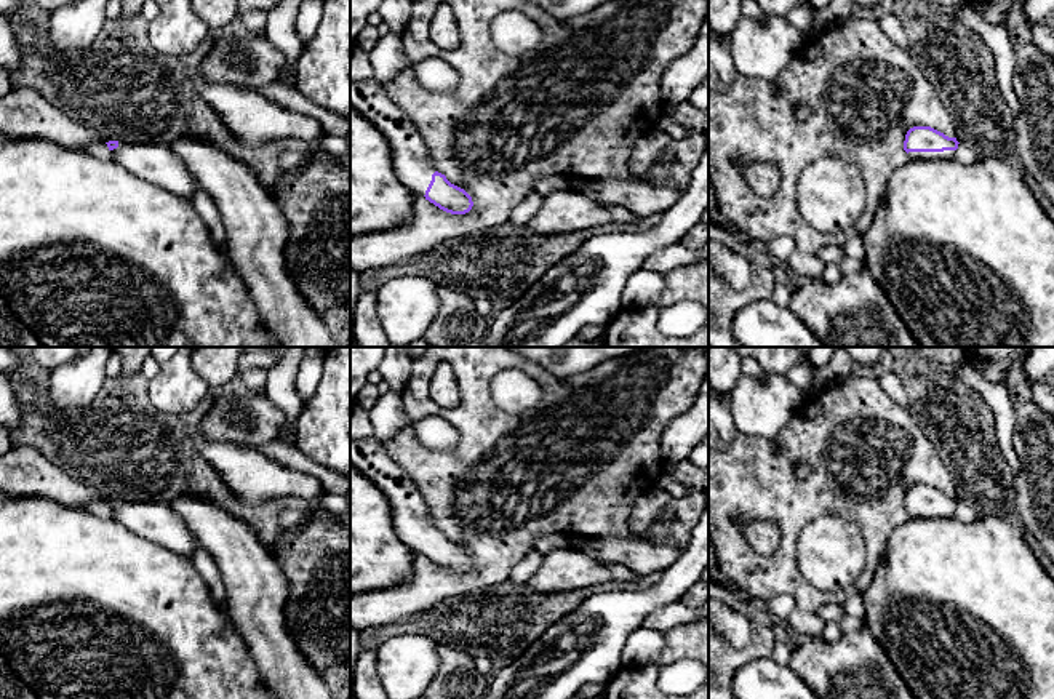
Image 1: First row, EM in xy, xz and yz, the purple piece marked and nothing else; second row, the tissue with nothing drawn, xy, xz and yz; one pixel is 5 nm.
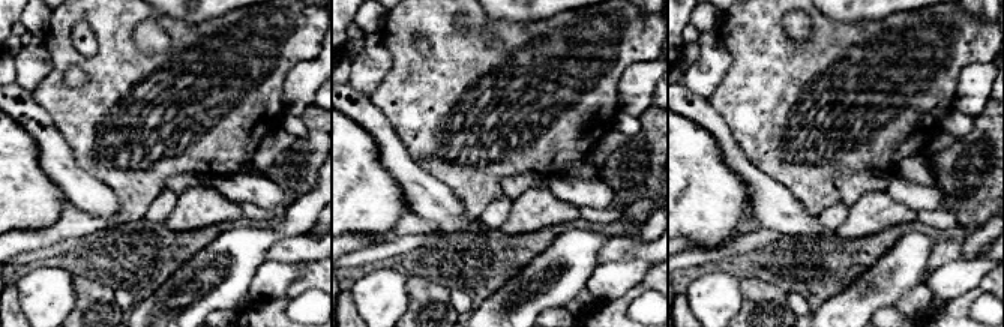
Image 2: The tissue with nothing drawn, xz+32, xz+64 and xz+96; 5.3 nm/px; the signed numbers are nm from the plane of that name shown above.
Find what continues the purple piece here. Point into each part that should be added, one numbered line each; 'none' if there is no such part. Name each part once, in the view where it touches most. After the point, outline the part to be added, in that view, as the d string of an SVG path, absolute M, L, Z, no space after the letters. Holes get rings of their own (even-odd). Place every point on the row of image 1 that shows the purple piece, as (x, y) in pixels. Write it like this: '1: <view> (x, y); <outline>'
1: xz (411, 162); M373 77L350 82L350 104L387 139L398 179L424 197L437 170L406 112L392 102L384 85Z
2: yz (947, 154); M944 150L944 152L908 152L908 160L952 160L956 158L956 150Z

